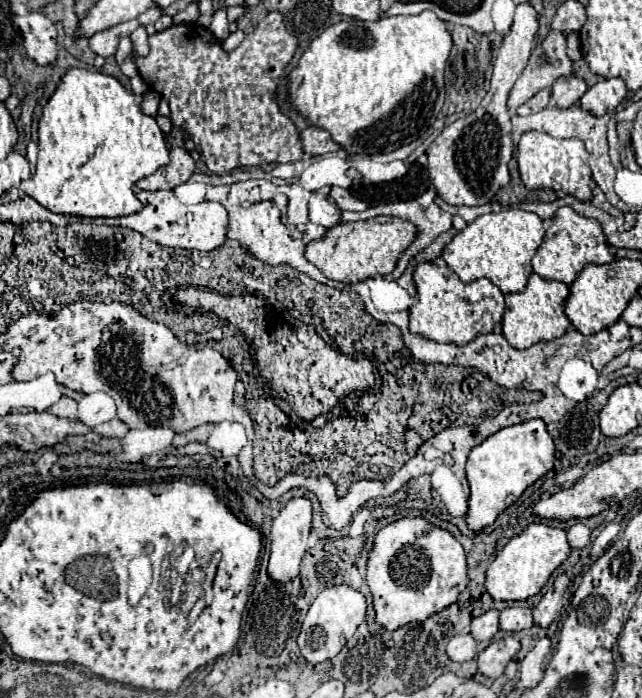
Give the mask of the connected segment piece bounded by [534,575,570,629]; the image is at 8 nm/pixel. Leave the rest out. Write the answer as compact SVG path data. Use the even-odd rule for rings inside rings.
M558 575L554 579L554 585L544 593L540 603L534 607L534 623L540 625L542 629L548 629L552 621L560 615L562 611L562 595L568 587L570 579L566 575Z

